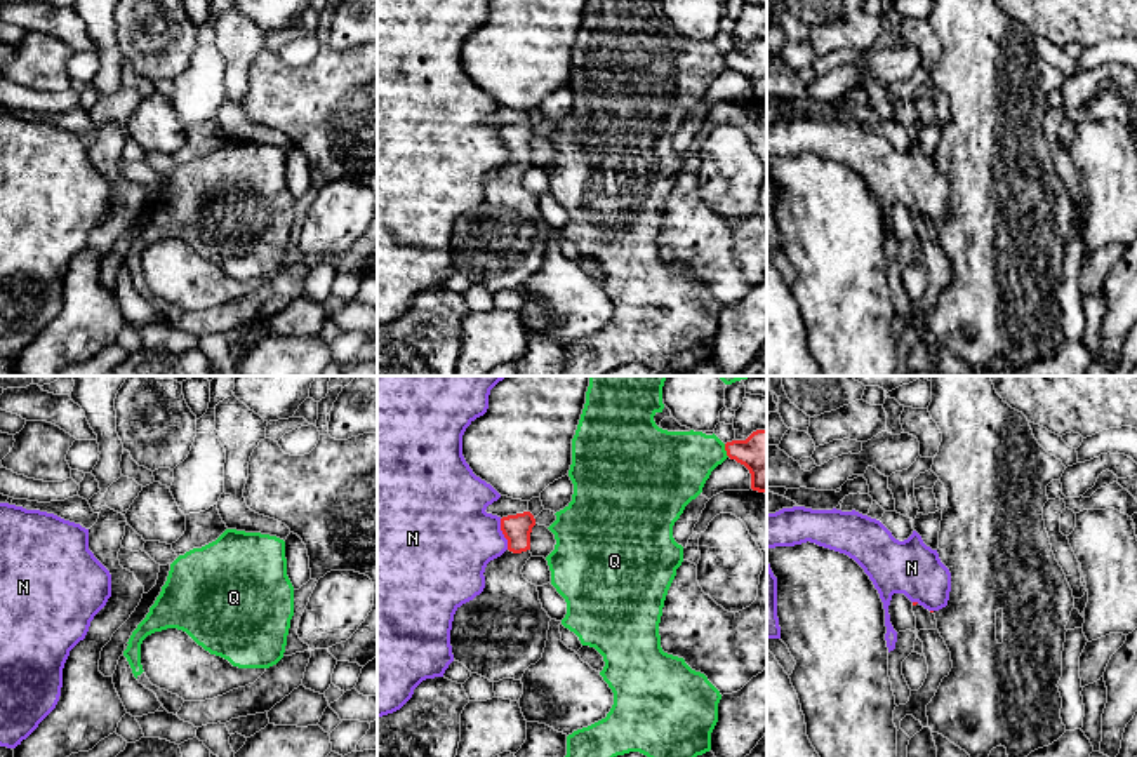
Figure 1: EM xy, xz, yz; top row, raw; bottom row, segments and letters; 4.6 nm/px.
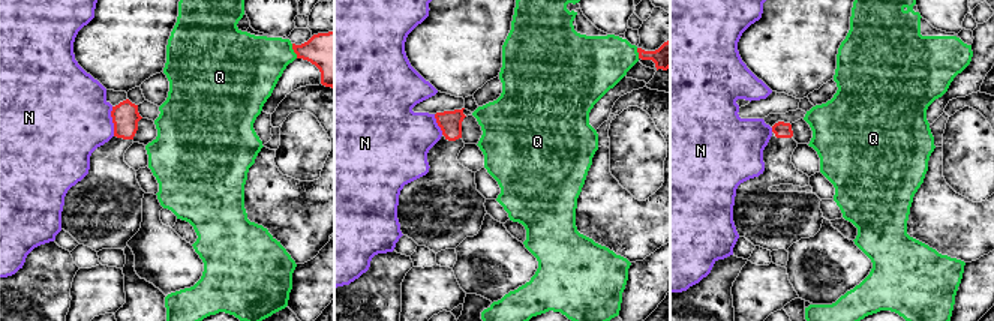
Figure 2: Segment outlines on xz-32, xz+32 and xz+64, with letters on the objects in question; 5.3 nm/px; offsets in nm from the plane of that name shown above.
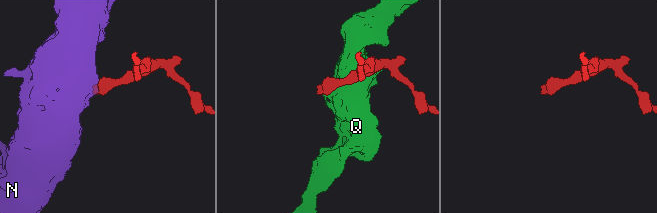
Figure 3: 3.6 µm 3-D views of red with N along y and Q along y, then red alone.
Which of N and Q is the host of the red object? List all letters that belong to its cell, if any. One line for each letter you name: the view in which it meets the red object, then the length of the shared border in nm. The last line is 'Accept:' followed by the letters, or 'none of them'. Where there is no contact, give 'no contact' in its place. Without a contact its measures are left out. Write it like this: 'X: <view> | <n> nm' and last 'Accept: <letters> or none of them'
Accept: none of them

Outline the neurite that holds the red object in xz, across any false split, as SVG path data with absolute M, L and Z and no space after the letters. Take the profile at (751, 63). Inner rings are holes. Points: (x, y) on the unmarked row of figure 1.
M756 40L746 50L727 52L725 61L749 80L751 99L767 104L767 40Z

